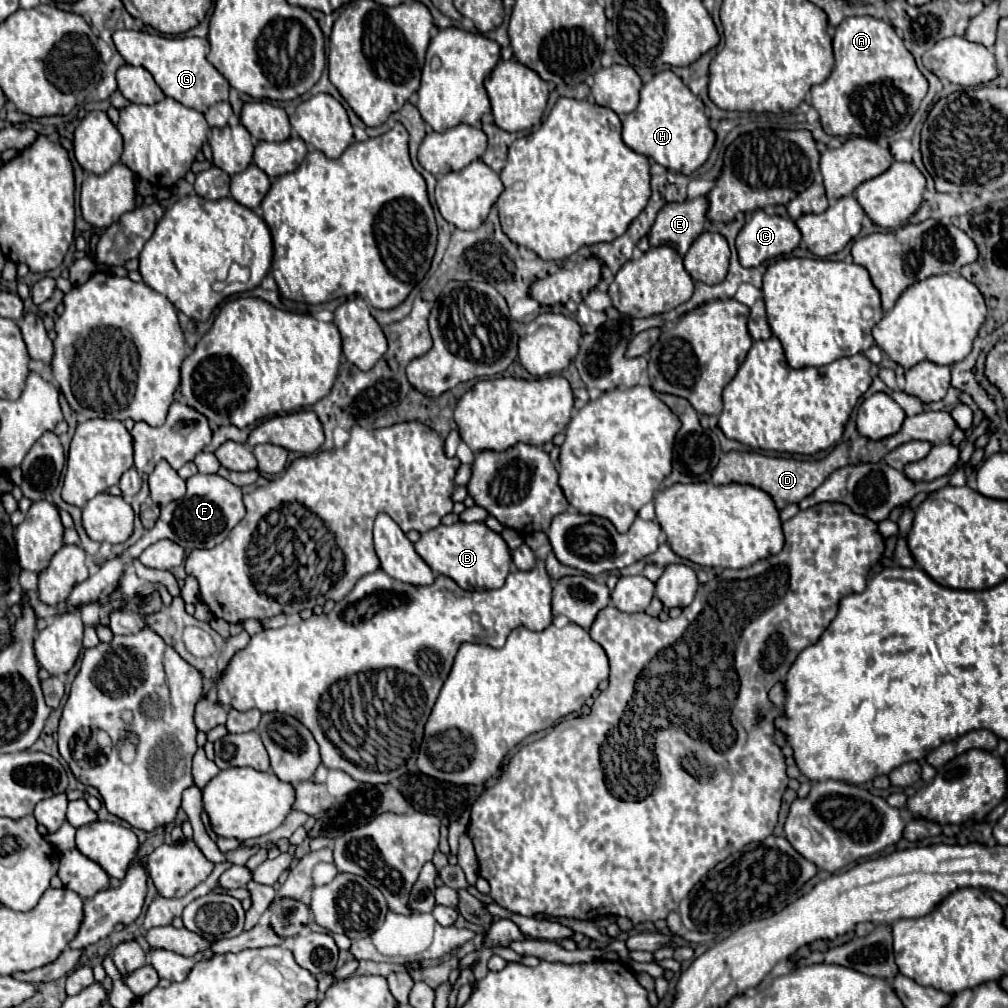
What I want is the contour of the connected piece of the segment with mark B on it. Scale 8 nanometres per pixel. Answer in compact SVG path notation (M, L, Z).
M456 522L452 526L440 524L420 536L414 544L420 558L436 572L452 578L464 590L480 588L502 588L510 572L510 550L500 534L486 528L484 522Z

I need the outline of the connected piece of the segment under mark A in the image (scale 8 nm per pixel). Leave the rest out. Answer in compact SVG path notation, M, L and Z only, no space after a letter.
M852 16L836 28L832 46L834 70L822 84L810 90L810 104L820 114L824 132L830 136L878 140L904 130L928 92L928 80L918 70L914 56L904 48L894 28L872 16Z

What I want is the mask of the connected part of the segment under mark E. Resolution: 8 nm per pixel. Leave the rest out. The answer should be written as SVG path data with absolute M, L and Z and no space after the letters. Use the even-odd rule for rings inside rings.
M704 196L686 200L682 204L666 204L648 234L652 246L668 244L676 248L682 256L688 252L690 244L704 232L708 212L708 200Z

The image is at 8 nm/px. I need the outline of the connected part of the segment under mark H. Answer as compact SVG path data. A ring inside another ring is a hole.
M664 70L642 86L638 108L622 122L622 140L634 152L654 158L668 170L684 172L688 176L708 160L716 134L708 126L702 100L696 98L674 72Z

